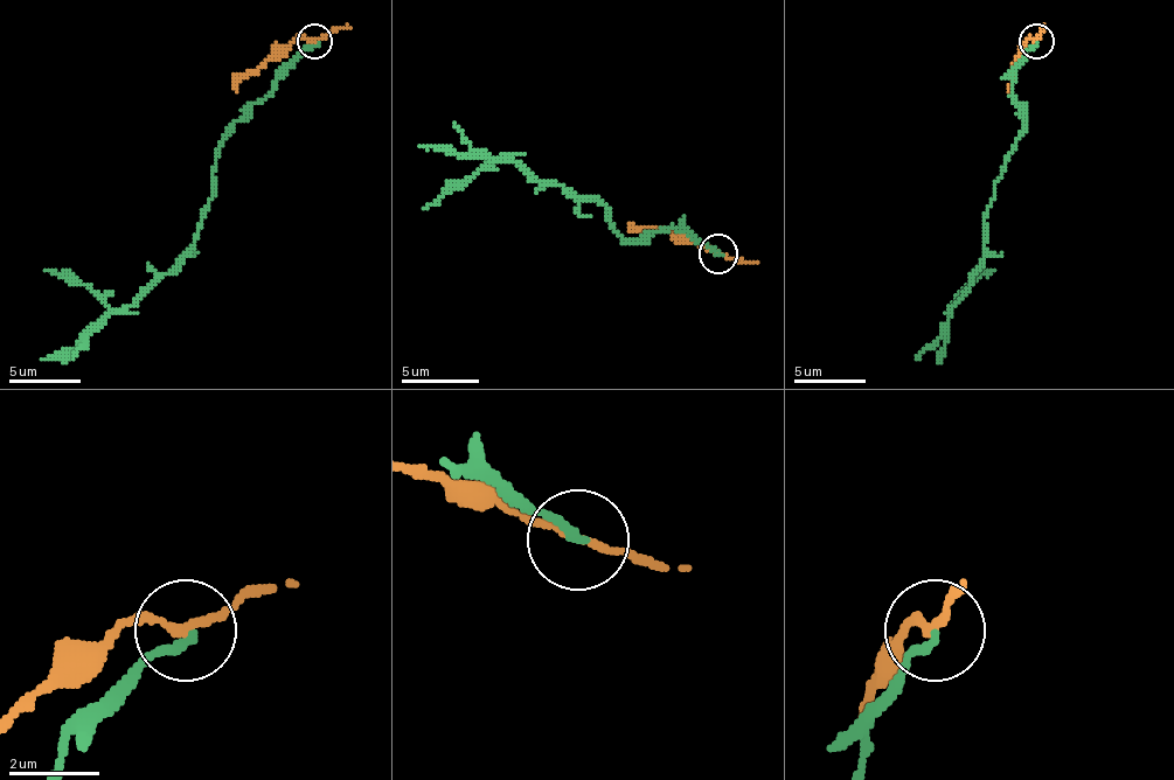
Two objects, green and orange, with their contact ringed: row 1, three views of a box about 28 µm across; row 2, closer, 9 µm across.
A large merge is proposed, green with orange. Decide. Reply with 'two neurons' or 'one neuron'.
two neurons

